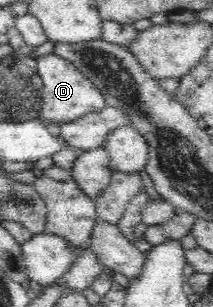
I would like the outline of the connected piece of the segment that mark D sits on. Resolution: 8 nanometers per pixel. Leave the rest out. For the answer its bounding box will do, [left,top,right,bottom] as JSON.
[37,53,107,125]

